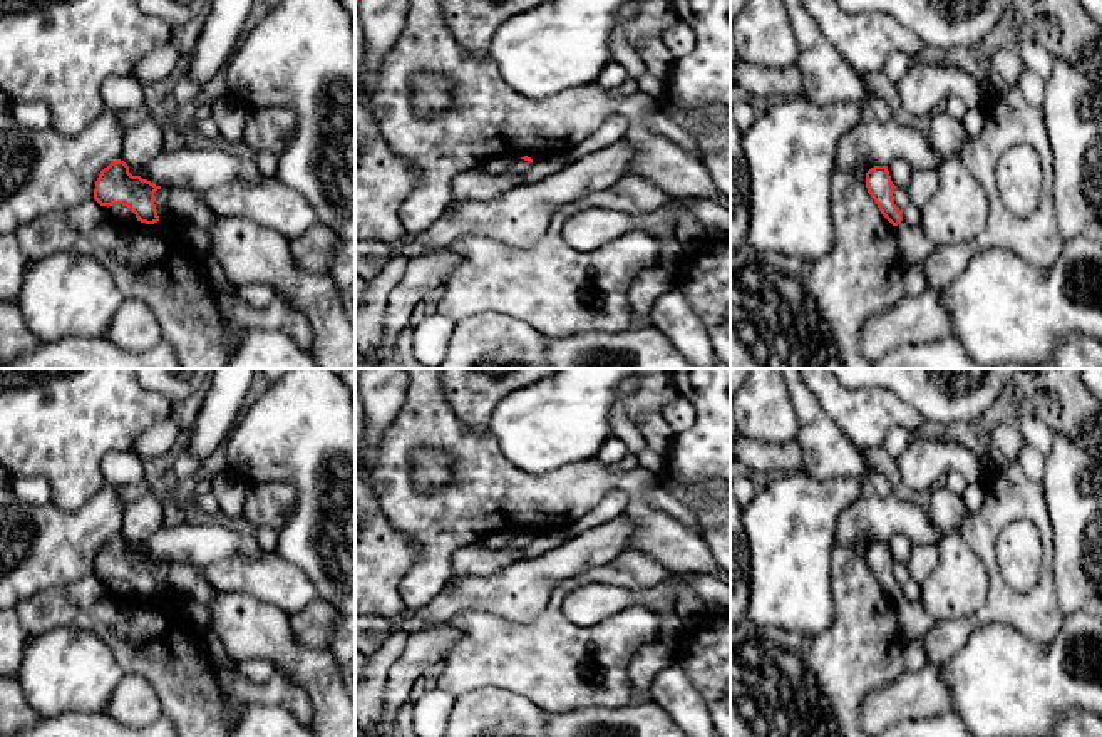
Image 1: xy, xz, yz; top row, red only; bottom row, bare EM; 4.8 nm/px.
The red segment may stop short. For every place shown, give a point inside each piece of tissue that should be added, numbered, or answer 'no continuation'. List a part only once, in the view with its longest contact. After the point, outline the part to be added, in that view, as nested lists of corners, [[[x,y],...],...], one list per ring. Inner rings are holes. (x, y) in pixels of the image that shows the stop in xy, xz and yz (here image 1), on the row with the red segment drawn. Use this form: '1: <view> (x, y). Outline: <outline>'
1: xz (476, 183). Outline: [[[514,159],[511,171],[504,176],[491,174],[482,168],[474,168],[456,176],[451,184],[454,199],[492,199],[499,194],[523,184],[523,174],[531,162],[524,159]]]

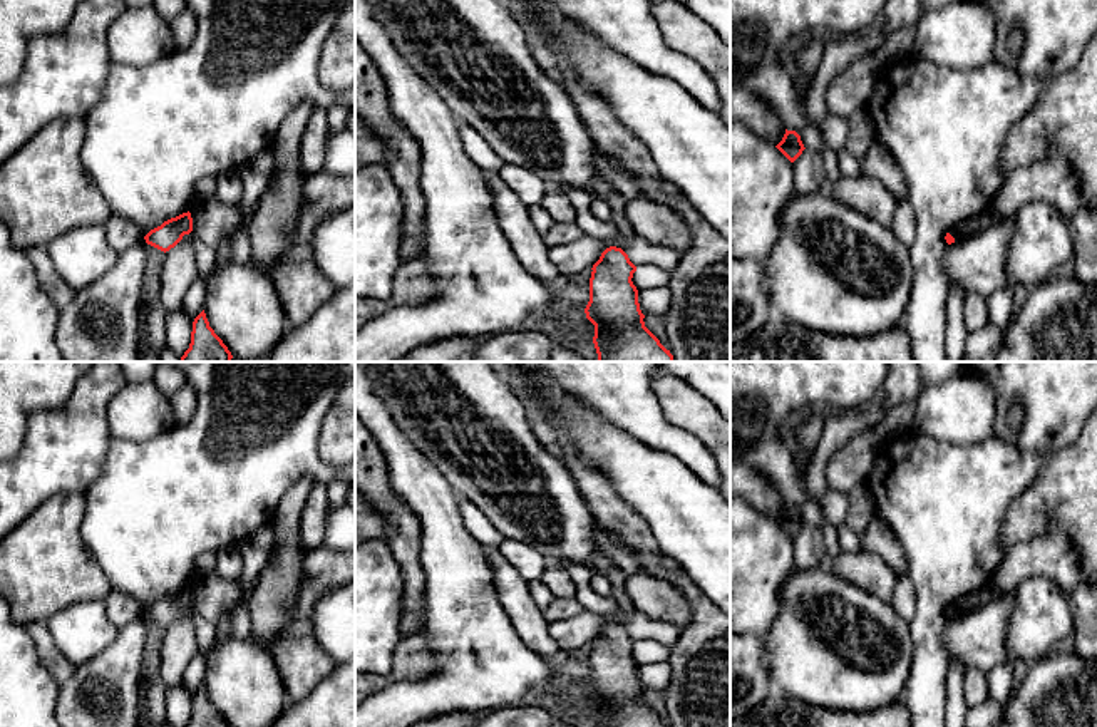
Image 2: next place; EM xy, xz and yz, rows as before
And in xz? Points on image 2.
no continuation

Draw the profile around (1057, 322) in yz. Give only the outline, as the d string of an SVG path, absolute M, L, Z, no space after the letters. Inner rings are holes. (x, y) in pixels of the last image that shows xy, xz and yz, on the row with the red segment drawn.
M1055 275L1028 288L997 362L1097 362L1097 285Z

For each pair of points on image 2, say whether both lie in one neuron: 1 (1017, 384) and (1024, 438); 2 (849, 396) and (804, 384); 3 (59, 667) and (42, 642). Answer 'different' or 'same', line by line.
1: same
2: same
3: same

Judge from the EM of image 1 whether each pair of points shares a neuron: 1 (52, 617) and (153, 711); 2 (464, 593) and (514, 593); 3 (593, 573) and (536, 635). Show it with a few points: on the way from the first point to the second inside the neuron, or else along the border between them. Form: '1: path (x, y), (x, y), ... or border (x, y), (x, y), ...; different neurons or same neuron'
1: border (124, 672), (141, 675), (158, 695); different neurons
2: path (476, 593), (503, 593); same neuron
3: path (575, 582), (556, 598), (551, 617); same neuron

